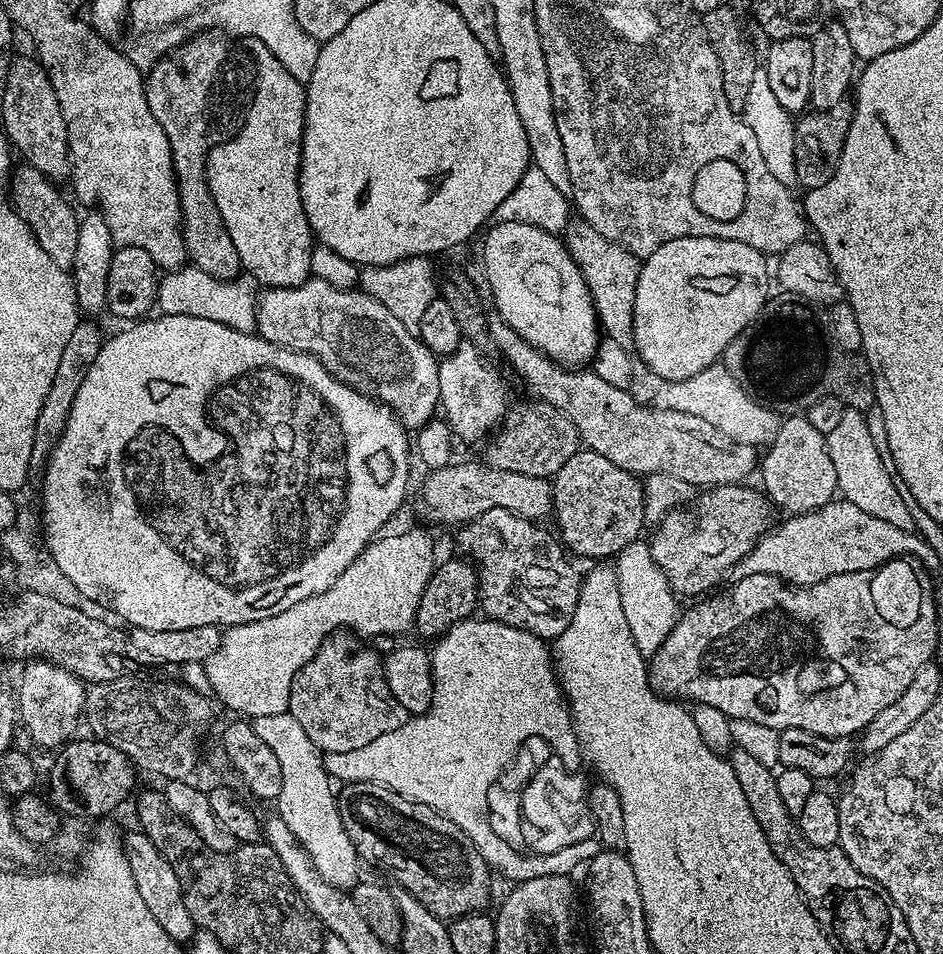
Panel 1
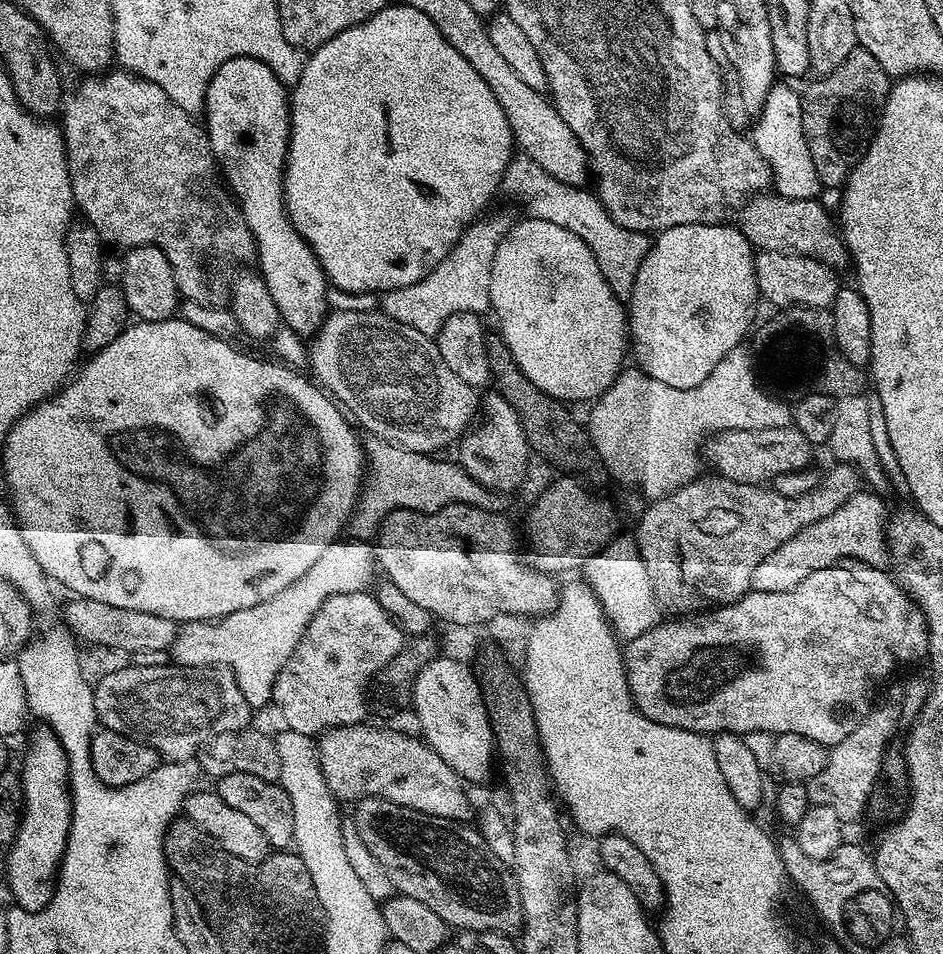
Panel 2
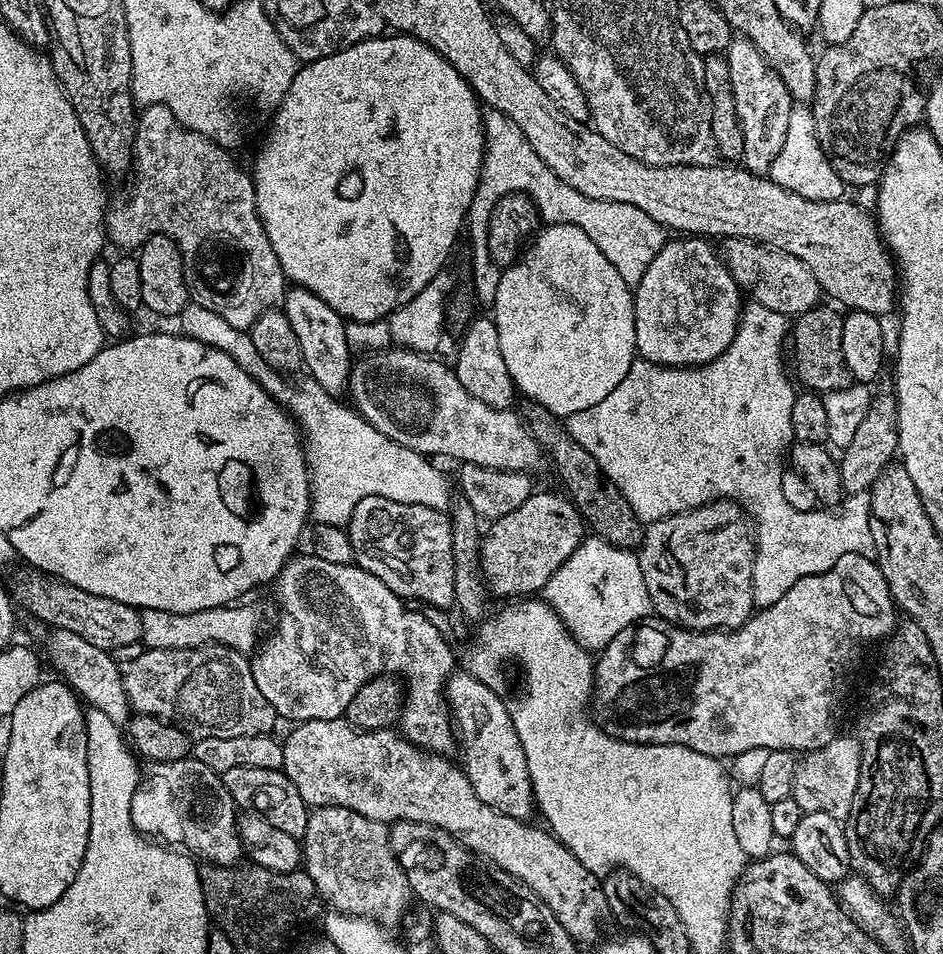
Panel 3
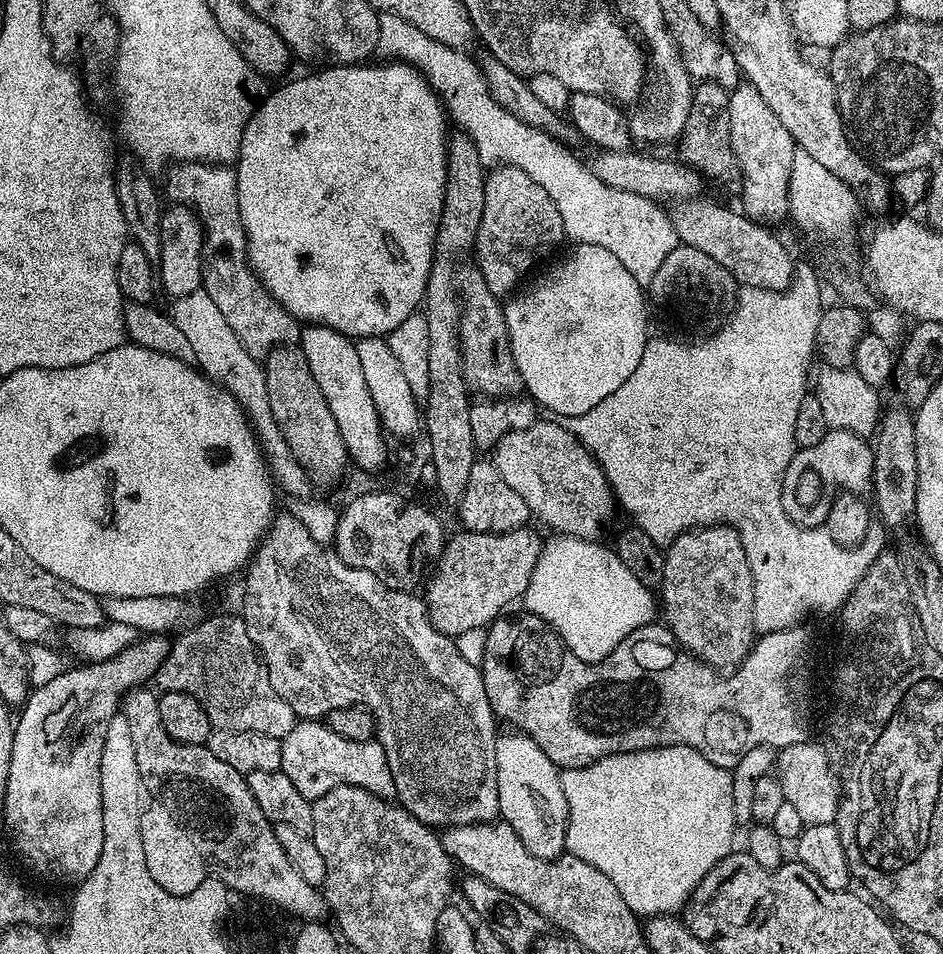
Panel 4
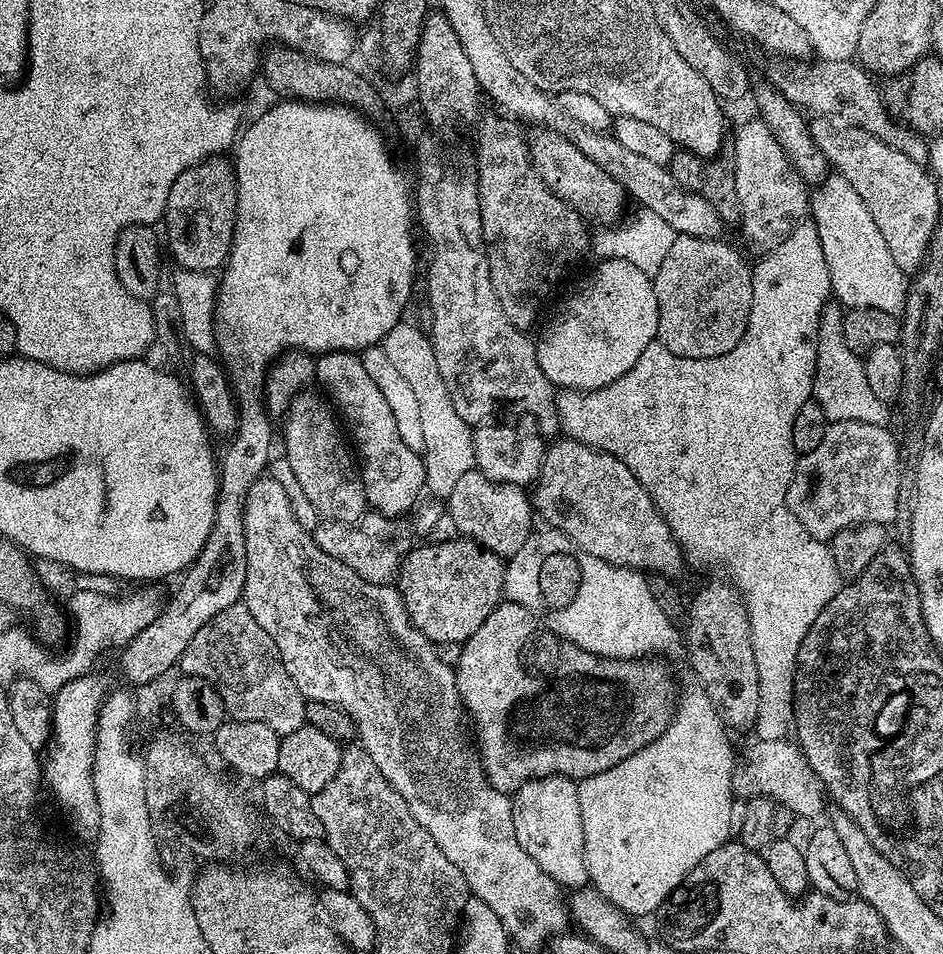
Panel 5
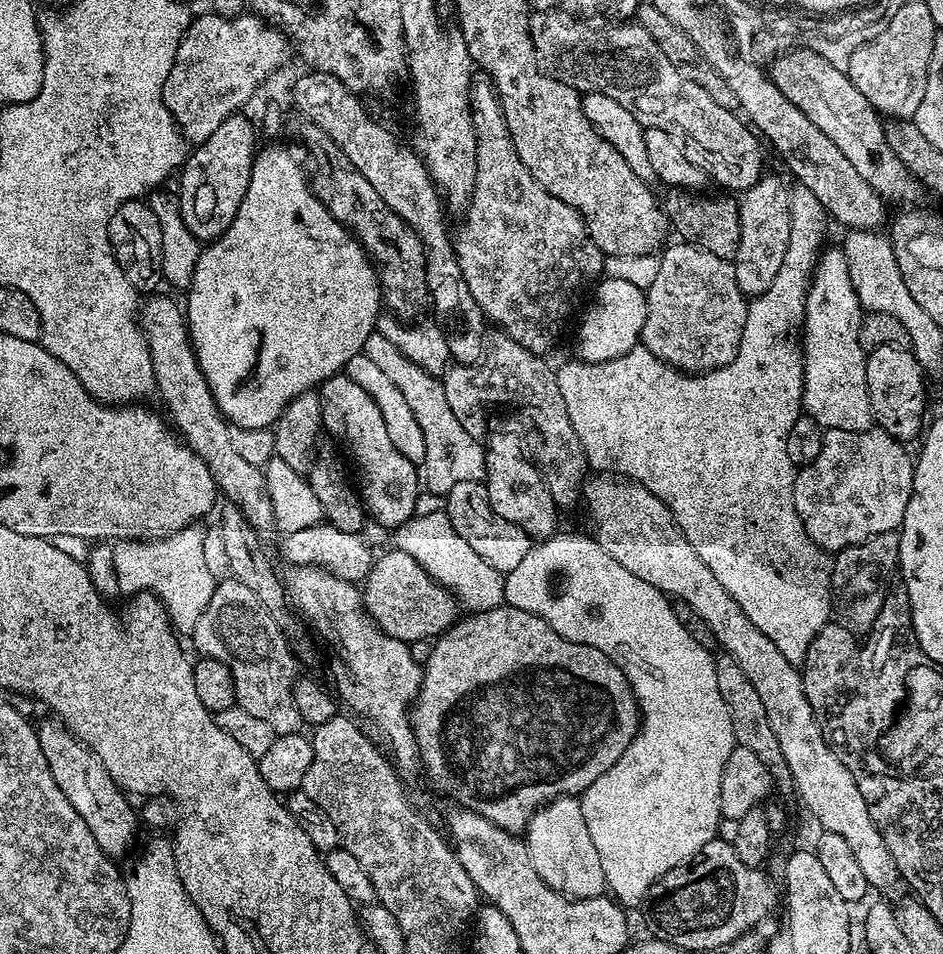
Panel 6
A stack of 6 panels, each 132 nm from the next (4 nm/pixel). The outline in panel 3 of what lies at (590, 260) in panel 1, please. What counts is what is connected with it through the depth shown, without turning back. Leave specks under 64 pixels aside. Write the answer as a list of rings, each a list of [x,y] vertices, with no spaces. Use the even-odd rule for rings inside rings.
[[[491,110],[484,112],[484,138],[484,164],[480,168],[480,181],[476,187],[474,202],[470,202],[470,210],[466,217],[466,240],[468,236],[468,242],[472,246],[474,271],[484,272],[490,268],[488,217],[492,215],[492,207],[510,192],[523,192],[536,203],[539,219],[545,225],[569,224],[578,226],[578,230],[586,230],[586,234],[590,234],[590,242],[594,242],[598,246],[598,250],[602,250],[602,254],[606,254],[606,258],[610,258],[610,266],[614,266],[614,270],[618,270],[618,274],[622,274],[622,282],[626,282],[630,286],[642,282],[642,274],[646,274],[646,266],[650,266],[650,262],[654,262],[654,254],[658,254],[658,250],[662,250],[662,246],[666,242],[666,230],[661,224],[654,222],[654,218],[650,218],[650,214],[638,210],[638,206],[630,206],[626,202],[606,202],[598,198],[586,198],[586,194],[578,194],[578,190],[574,190],[574,186],[562,182],[562,178],[558,178],[558,174],[554,174],[554,170],[550,170],[550,166],[546,166],[546,162],[542,162],[542,158],[538,158],[538,154],[534,154],[534,146],[530,146],[530,142],[526,142],[526,134],[522,134],[519,126],[510,122],[510,118],[506,118],[506,114]]]

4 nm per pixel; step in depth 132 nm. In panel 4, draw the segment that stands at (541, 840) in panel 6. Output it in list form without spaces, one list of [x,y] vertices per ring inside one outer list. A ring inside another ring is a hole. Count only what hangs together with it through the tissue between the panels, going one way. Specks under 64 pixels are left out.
[[[515,730],[496,737],[499,819],[522,838],[522,846],[538,858],[554,860],[565,855],[568,807],[562,794],[561,769],[557,768],[529,736]]]

